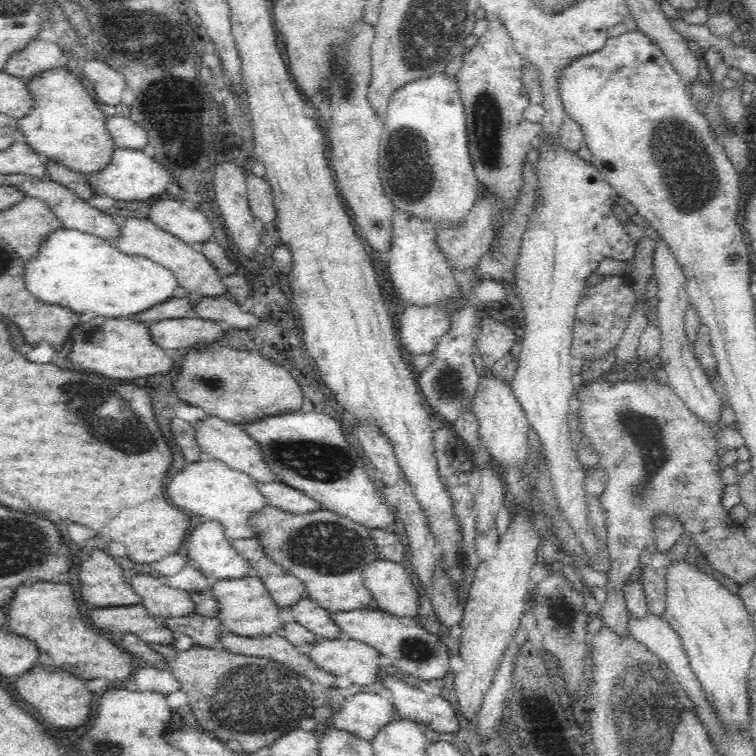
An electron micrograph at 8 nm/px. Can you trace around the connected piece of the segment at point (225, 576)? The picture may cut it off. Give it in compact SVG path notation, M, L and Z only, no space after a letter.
M208 520L191 531L188 556L214 580L243 580L255 573L252 563L238 554L222 521Z

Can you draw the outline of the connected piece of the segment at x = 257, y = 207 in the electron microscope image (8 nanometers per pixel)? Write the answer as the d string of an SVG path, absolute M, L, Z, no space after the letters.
M252 173L247 176L247 191L253 216L270 225L270 222L276 218L270 181L265 176L258 176L258 173Z

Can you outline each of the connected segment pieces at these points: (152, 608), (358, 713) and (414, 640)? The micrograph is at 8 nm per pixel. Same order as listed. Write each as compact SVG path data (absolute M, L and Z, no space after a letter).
M129 573L133 588L142 595L142 604L157 619L176 618L196 613L190 591L168 586L163 577Z
M360 692L344 703L331 722L337 730L372 741L394 722L396 714L398 709L390 695Z
M380 609L352 610L350 612L336 611L332 615L334 615L332 619L336 619L336 623L342 627L347 638L376 647L384 656L388 656L391 659L391 669L397 669L401 673L414 678L414 681L419 678L419 680L426 682L439 683L442 681L442 678L448 678L450 672L453 672L452 666L450 666L450 660L452 660L454 654L452 654L450 646L443 640L443 631L430 633L430 630L422 627L417 621L403 619Z

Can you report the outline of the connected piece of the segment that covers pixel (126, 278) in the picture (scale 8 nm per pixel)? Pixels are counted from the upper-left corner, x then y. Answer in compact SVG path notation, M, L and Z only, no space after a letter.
M78 229L52 234L40 258L29 261L26 285L45 303L60 305L88 317L136 317L178 296L181 282L172 270L146 257L123 253L110 239Z

